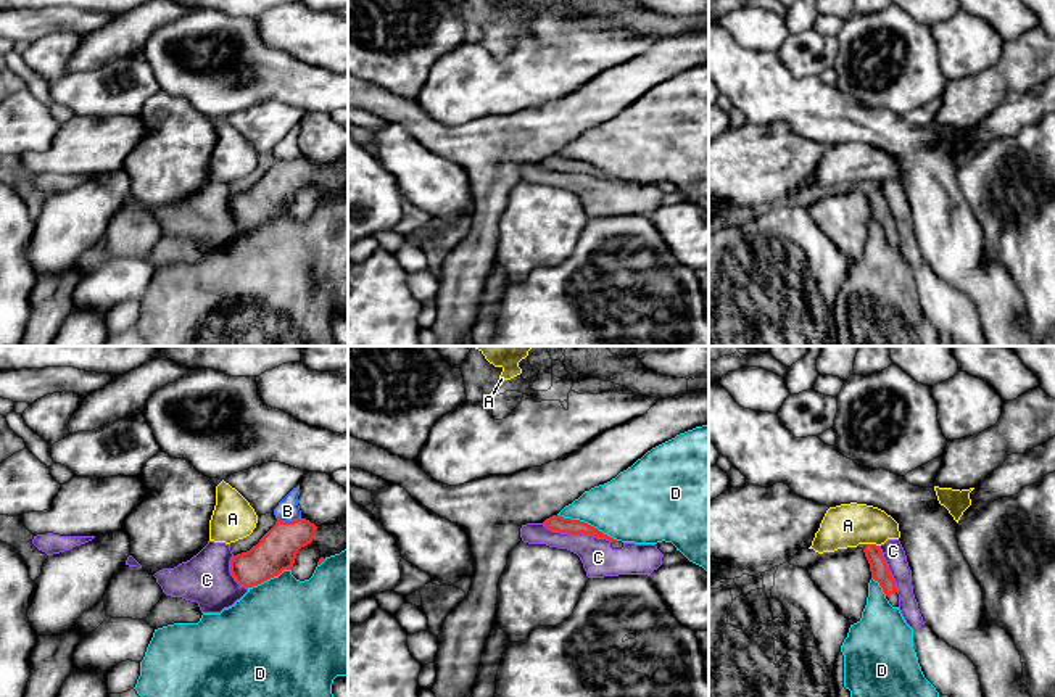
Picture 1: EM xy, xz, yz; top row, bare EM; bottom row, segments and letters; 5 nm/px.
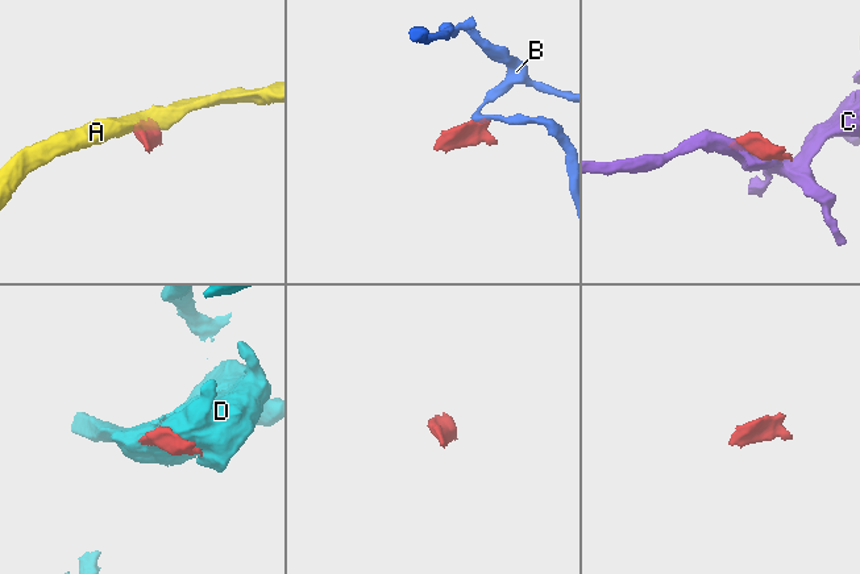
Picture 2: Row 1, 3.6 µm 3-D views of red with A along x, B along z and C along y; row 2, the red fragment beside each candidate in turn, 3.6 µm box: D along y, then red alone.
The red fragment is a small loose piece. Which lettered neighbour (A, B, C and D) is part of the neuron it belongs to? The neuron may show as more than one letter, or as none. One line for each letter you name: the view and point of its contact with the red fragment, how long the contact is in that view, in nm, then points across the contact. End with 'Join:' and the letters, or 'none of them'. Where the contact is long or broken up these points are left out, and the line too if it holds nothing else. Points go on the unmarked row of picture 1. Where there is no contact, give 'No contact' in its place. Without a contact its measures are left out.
Join: none of them

